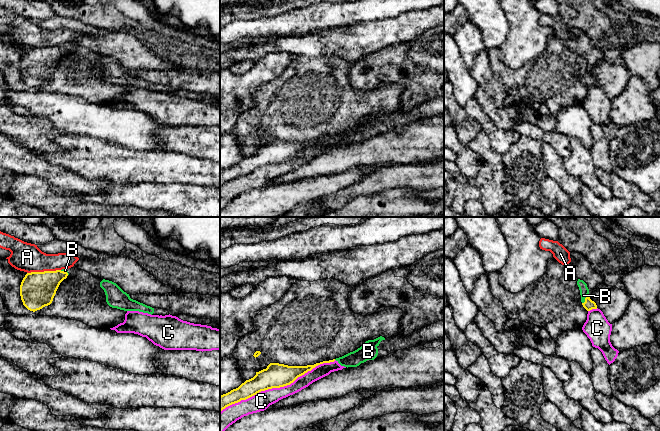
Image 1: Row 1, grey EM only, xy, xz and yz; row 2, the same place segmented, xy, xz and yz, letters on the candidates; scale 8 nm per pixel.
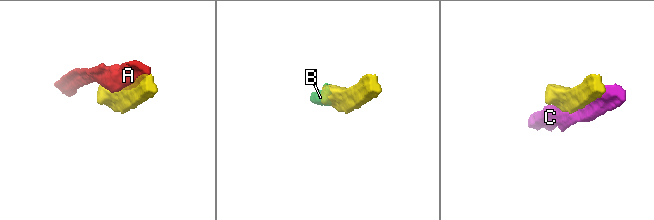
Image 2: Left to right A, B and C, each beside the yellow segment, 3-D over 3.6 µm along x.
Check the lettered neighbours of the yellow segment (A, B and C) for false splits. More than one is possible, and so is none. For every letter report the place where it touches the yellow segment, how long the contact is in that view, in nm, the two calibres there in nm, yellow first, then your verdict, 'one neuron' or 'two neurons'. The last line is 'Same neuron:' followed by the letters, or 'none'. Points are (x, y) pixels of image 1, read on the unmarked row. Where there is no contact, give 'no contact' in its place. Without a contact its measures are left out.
A: contact xy (44, 47); length 280 nm; calibres 280 and 240 nm; two neurons
B: contact yz (585, 75); length 90 nm; calibres 80 and 80 nm; one neuron
C: contact xz (277, 163); length 1000 nm; calibres 200 and 150 nm; two neurons
Same neuron: B

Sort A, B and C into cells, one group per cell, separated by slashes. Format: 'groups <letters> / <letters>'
groups A / B / C

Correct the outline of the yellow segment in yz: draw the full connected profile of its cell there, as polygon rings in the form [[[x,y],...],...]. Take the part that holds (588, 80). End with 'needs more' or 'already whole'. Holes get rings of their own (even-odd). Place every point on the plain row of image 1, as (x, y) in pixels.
[[[578,55],[577,61],[580,66],[580,71],[581,71],[581,78],[583,83],[587,86],[590,87],[592,85],[597,85],[597,81],[594,77],[592,77],[589,73],[589,65],[587,63],[587,60],[583,57]]]; needs more

